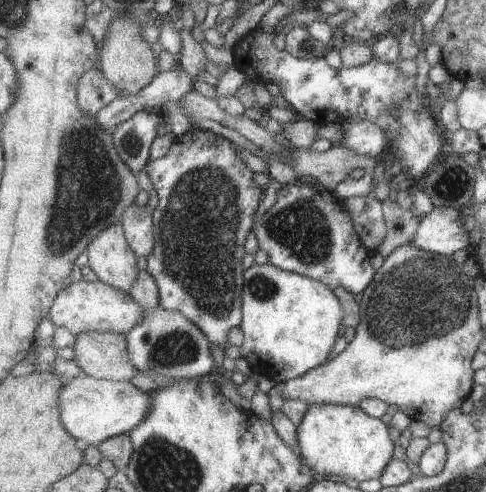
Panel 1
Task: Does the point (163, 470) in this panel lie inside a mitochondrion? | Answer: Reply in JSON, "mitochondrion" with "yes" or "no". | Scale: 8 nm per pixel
{"mitochondrion":"yes"}

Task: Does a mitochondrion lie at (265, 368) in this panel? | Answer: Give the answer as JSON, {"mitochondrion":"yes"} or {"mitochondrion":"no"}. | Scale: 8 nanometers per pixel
{"mitochondrion":"no"}

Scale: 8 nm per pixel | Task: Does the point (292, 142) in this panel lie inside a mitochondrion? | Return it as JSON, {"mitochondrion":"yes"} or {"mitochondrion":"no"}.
{"mitochondrion":"no"}

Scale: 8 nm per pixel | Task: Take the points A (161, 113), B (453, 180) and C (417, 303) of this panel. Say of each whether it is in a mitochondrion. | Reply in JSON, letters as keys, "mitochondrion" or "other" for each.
{"A":"other","B":"mitochondrion","C":"mitochondrion"}

